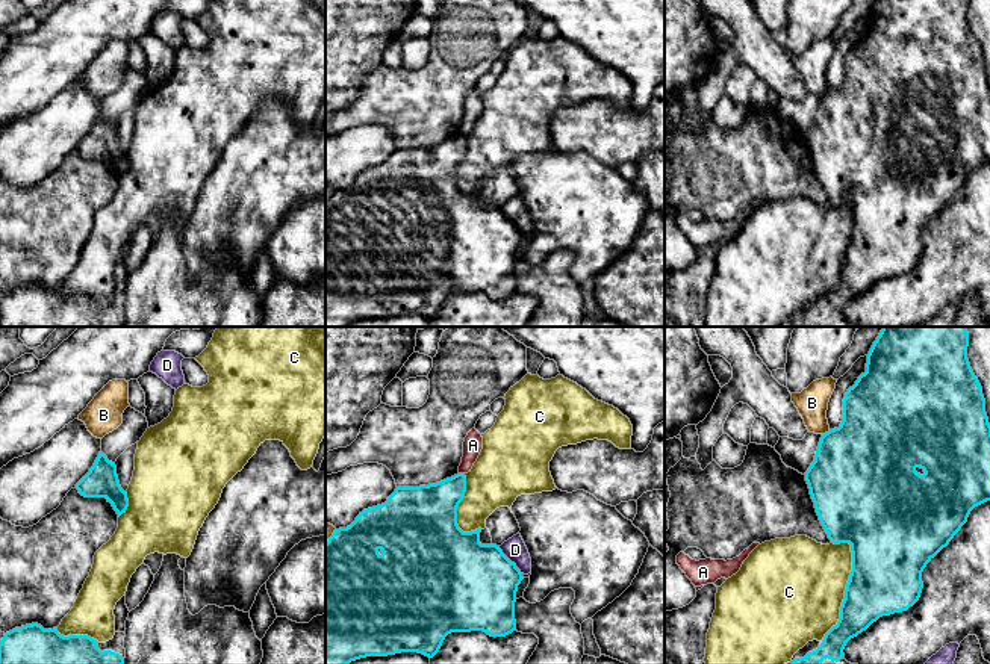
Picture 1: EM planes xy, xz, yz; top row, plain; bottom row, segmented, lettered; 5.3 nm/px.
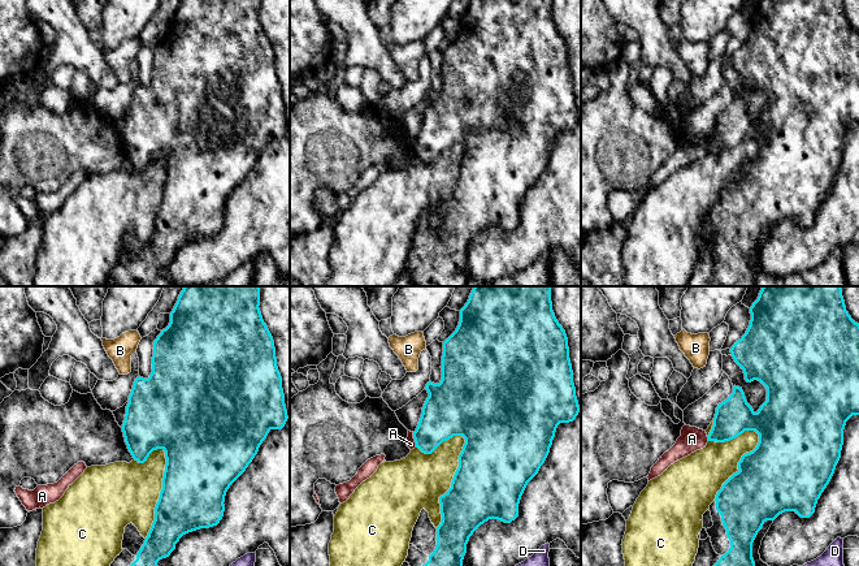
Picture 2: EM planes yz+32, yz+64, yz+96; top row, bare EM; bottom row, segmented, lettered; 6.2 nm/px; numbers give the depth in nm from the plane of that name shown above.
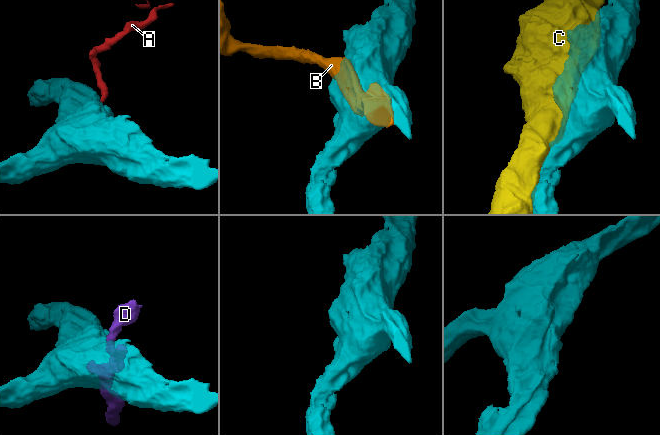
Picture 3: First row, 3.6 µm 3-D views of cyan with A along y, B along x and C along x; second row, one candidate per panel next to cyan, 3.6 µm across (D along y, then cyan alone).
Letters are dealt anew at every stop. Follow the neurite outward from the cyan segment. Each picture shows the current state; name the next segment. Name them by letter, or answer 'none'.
none

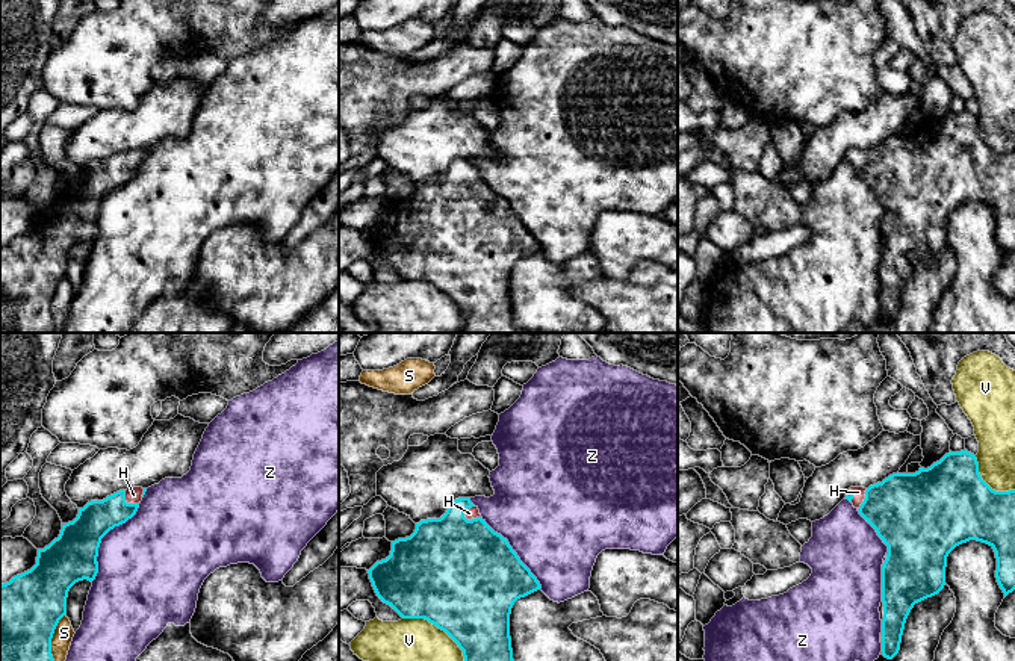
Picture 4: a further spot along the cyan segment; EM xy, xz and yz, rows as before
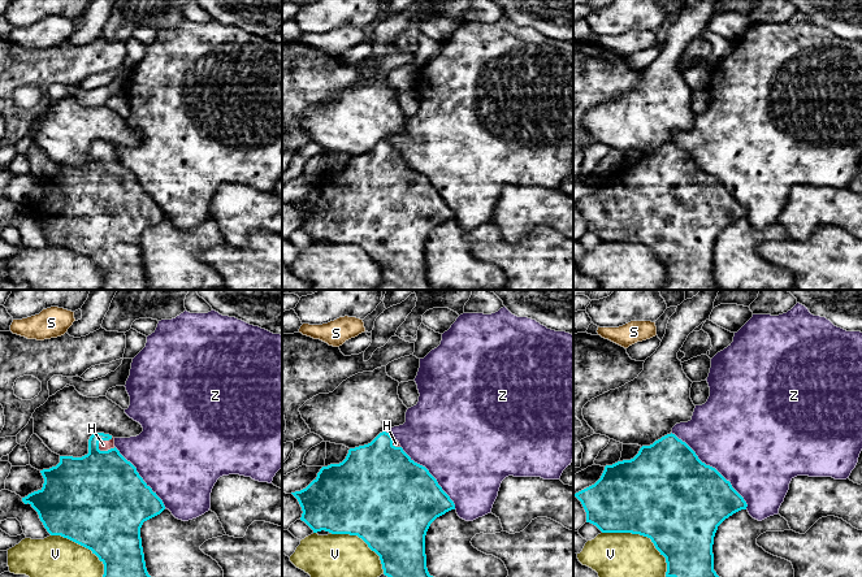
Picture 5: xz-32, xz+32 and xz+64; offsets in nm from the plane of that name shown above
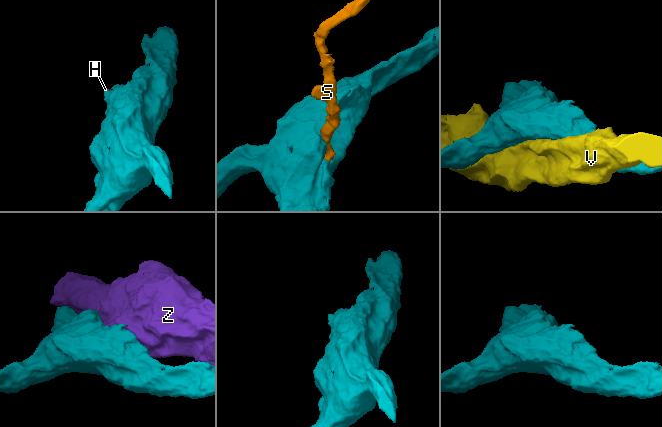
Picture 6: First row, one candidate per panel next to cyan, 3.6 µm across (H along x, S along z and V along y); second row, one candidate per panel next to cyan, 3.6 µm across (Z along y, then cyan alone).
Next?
H

